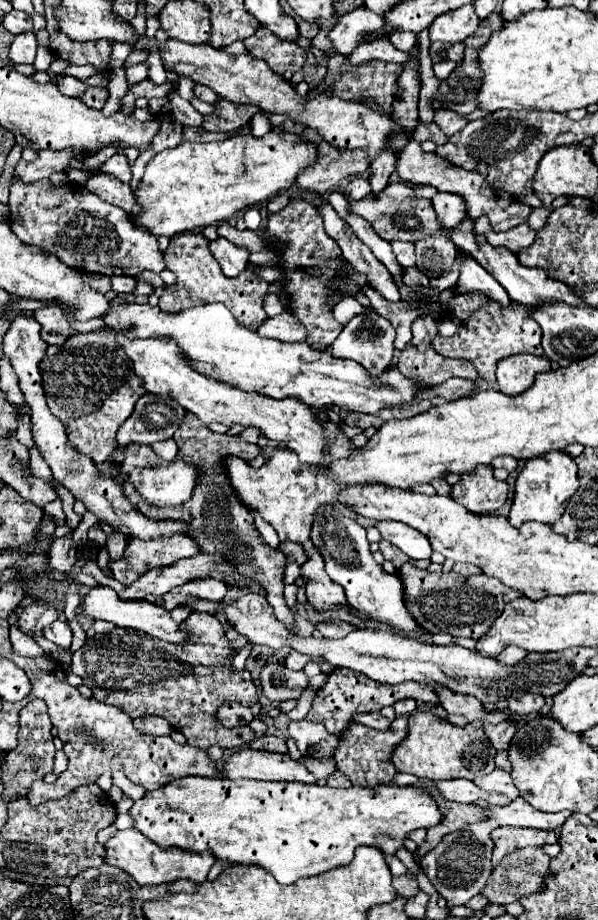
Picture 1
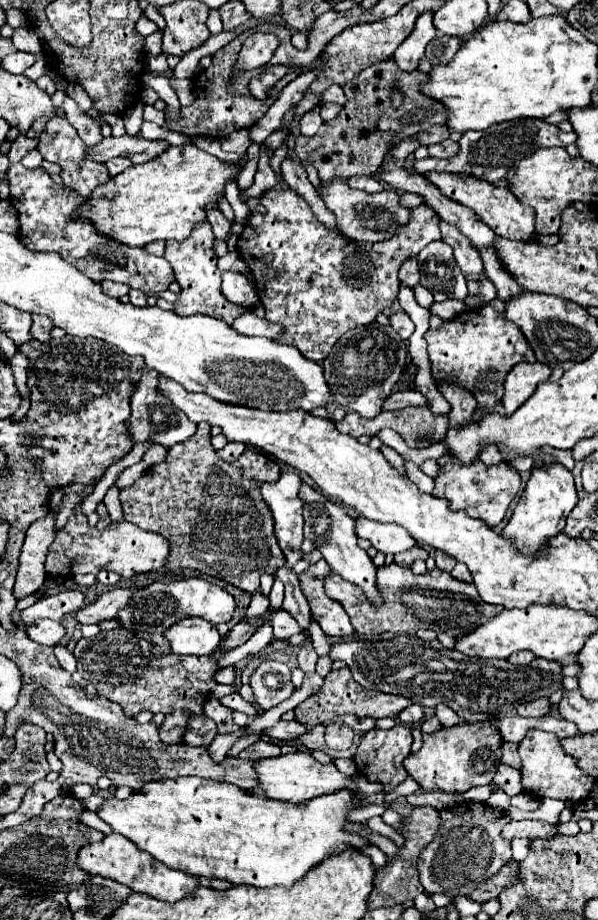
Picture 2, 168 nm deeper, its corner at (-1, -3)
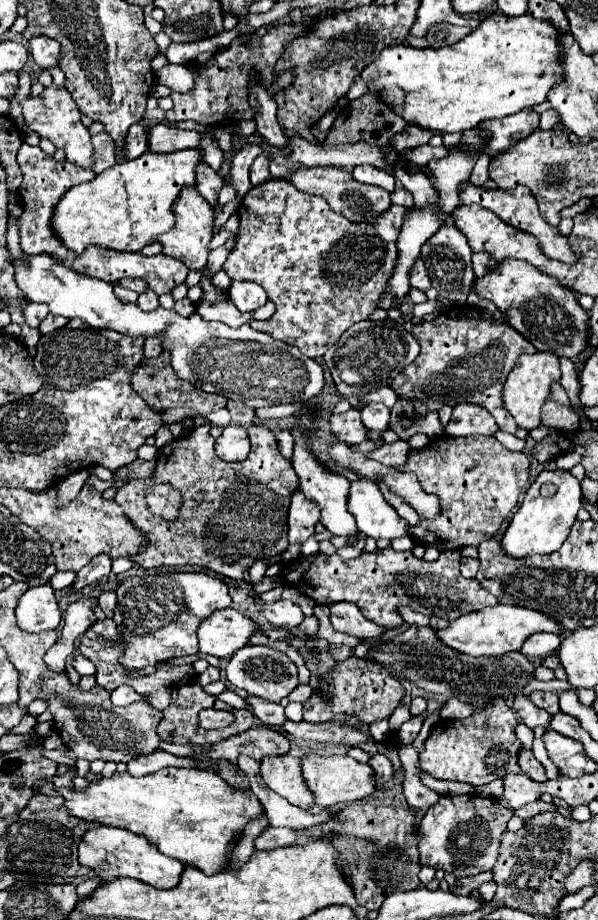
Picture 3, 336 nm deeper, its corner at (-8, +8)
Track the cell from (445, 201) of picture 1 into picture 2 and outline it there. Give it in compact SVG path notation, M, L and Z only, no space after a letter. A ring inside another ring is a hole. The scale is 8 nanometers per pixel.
M275 187L265 191L259 203L263 205L263 211L251 211L251 217L247 219L245 229L237 241L237 251L253 273L259 301L267 313L265 319L283 327L283 333L275 339L275 343L295 345L303 353L303 357L315 363L327 357L331 347L345 331L359 325L371 325L383 309L391 307L399 293L397 271L401 263L409 257L417 257L417 253L431 241L441 239L439 217L435 215L435 211L431 211L431 207L423 205L411 211L407 225L399 227L399 231L395 231L391 239L371 243L345 239L343 235L327 229L325 225L319 225L309 203L305 203L301 195L287 187Z

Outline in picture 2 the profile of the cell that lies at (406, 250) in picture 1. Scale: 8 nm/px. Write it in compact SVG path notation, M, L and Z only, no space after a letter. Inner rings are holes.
M407 259L407 263L401 265L399 269L399 281L407 287L417 287L419 285L419 267L417 267L417 259Z

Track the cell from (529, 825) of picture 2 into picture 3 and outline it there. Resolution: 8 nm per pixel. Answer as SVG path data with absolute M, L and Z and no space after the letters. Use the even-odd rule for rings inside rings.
M536 800L536 802L530 802L530 804L522 806L522 808L518 808L514 814L516 814L516 816L520 816L522 820L530 820L530 818L534 818L534 816L542 814L542 812L548 812L548 810L558 810L558 808L556 808L552 802Z

